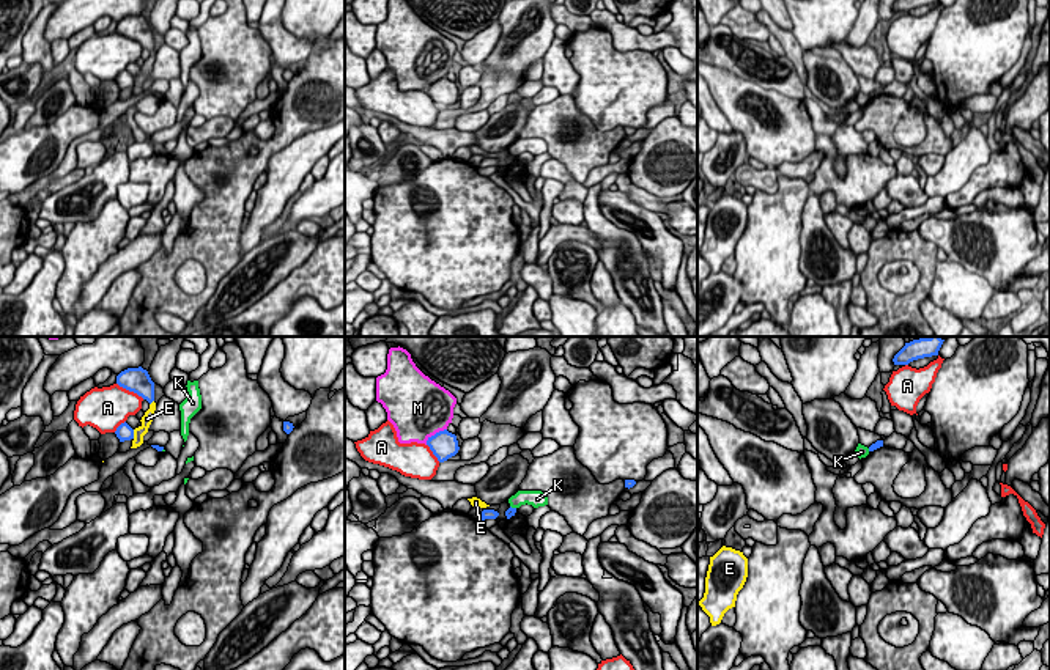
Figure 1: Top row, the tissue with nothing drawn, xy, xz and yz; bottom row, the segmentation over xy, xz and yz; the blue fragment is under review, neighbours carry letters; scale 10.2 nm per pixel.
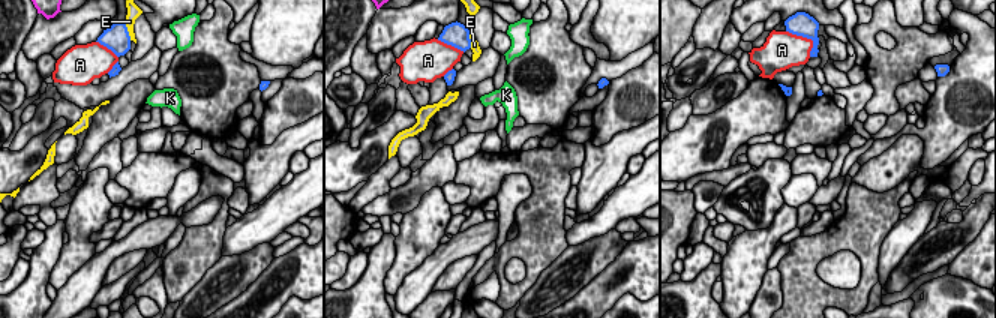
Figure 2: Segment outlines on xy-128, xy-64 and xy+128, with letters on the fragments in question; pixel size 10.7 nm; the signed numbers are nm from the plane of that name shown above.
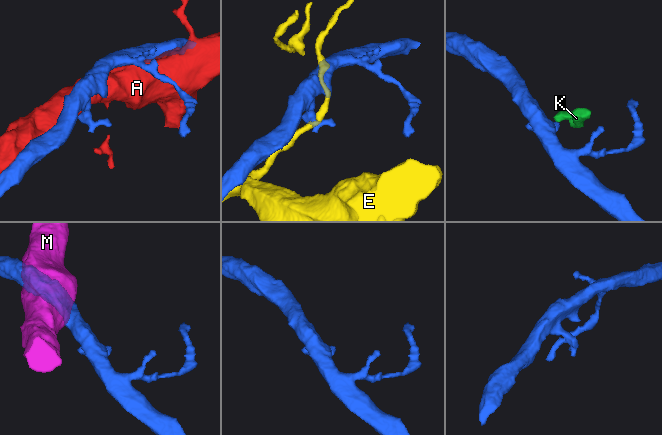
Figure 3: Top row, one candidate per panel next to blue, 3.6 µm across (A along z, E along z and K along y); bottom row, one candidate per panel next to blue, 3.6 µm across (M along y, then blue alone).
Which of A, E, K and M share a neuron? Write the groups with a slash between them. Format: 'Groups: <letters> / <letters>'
Groups: A / E / K / M

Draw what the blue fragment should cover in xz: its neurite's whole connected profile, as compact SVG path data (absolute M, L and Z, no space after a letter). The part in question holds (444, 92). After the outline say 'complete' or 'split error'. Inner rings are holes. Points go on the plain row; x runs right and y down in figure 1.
M447 77L428 85L427 93L439 110L444 110L449 105L455 104L460 98L457 83L449 80Z; complete

